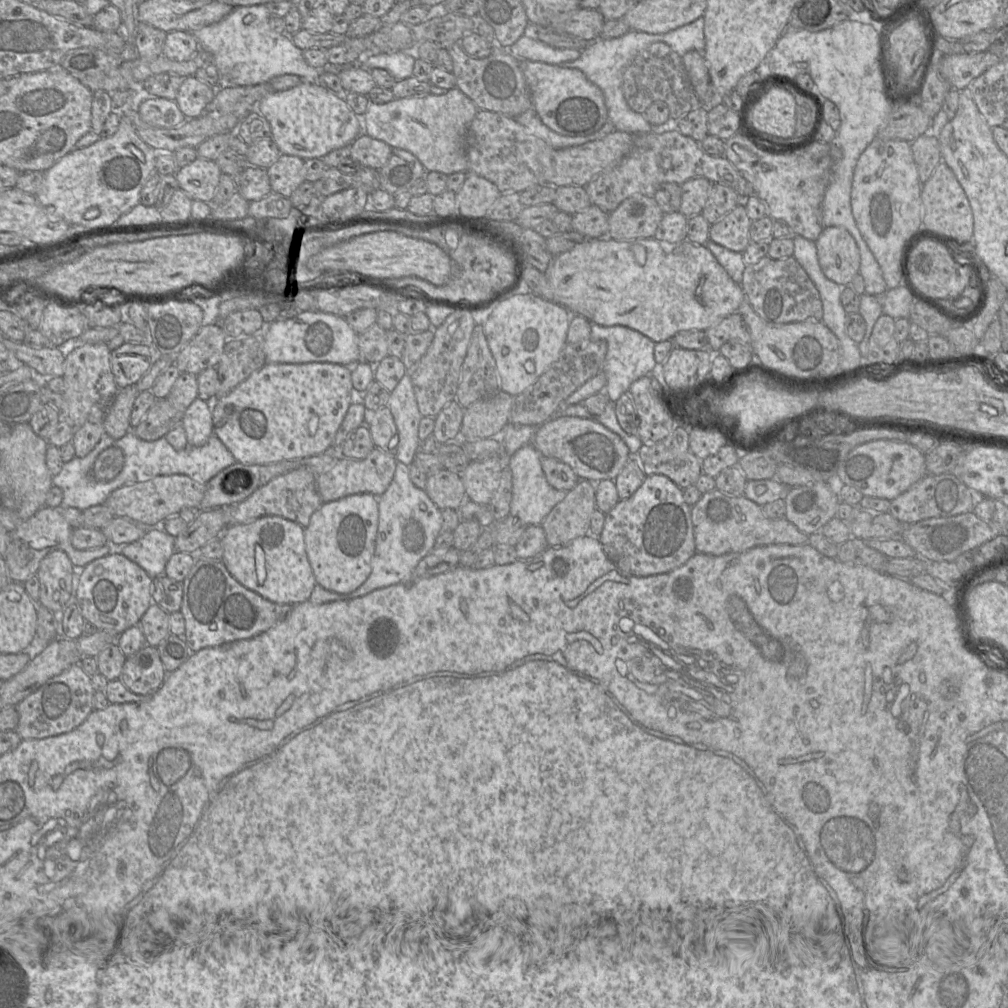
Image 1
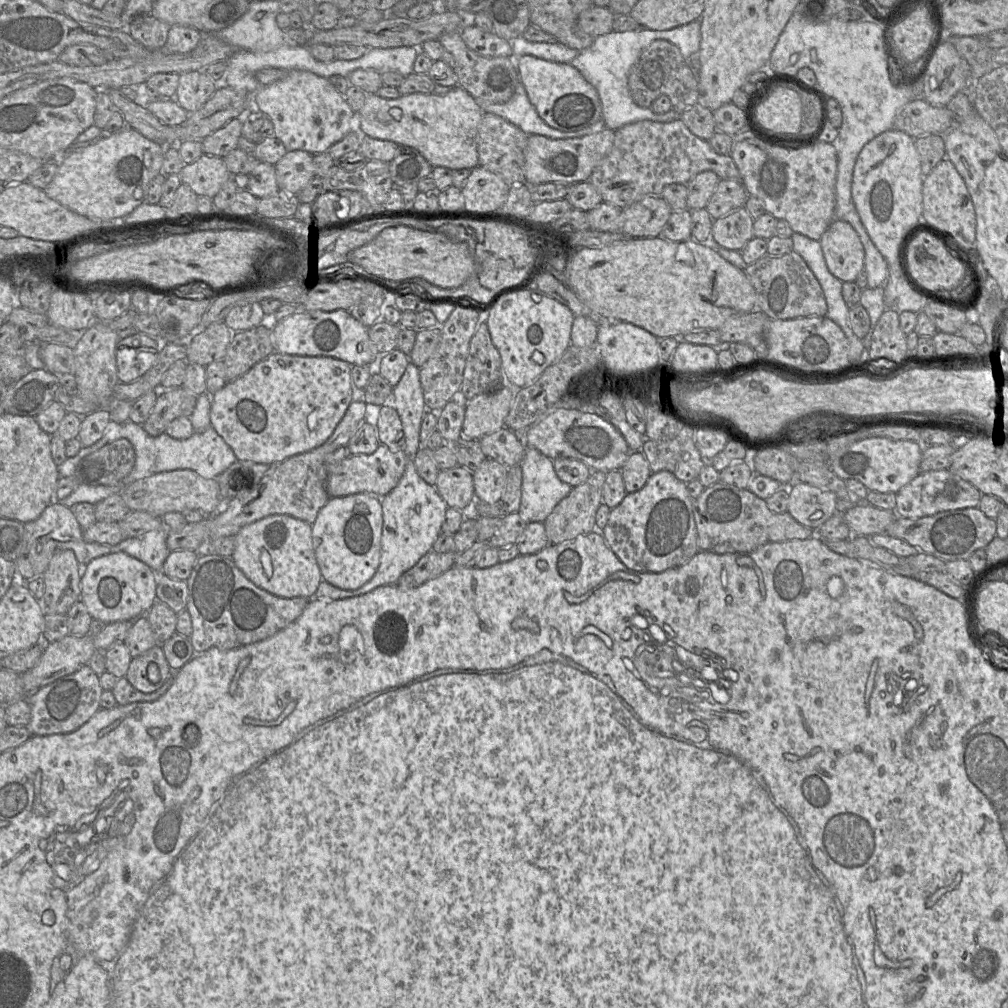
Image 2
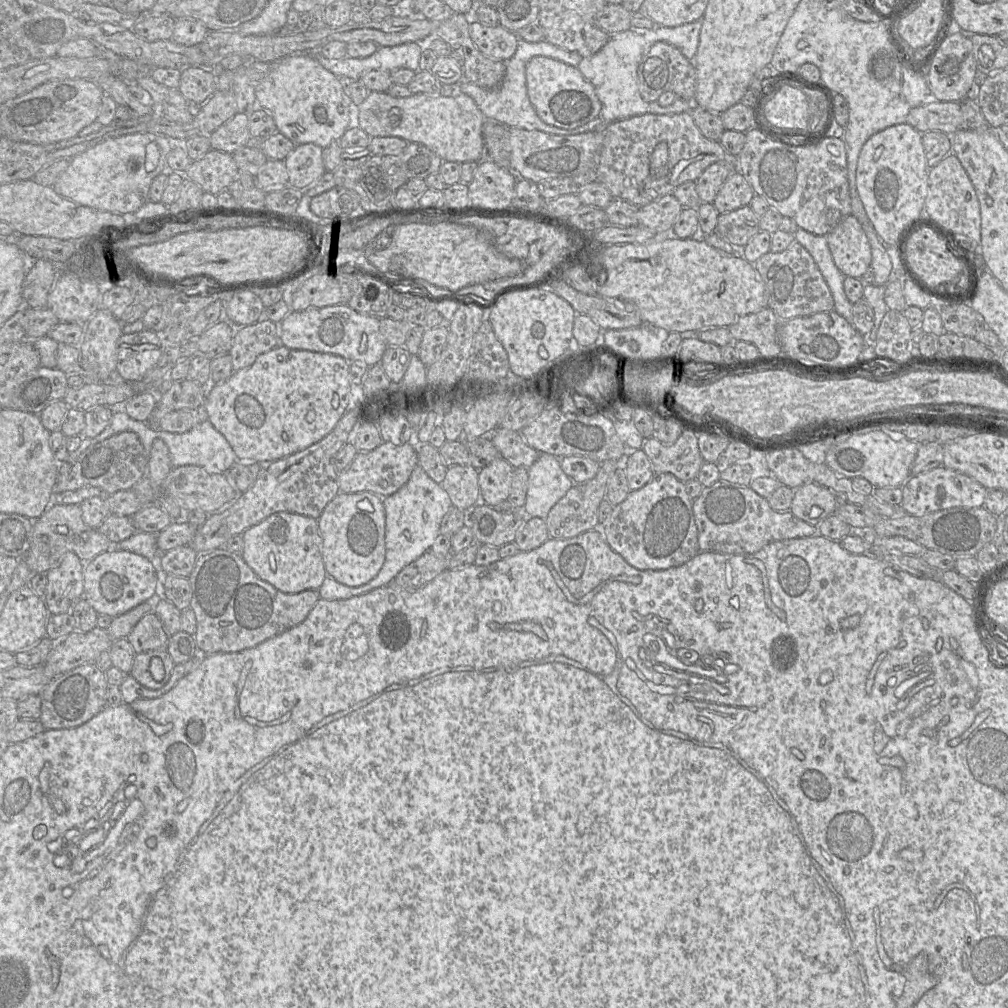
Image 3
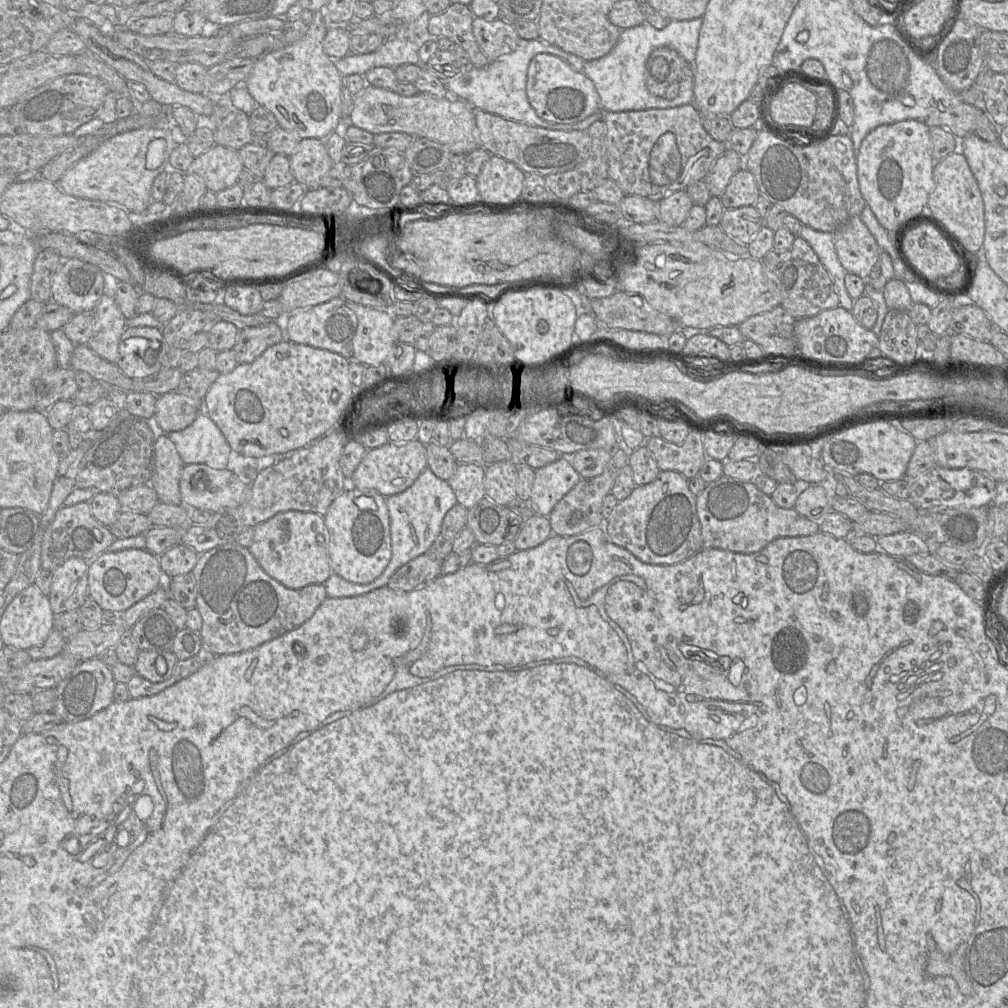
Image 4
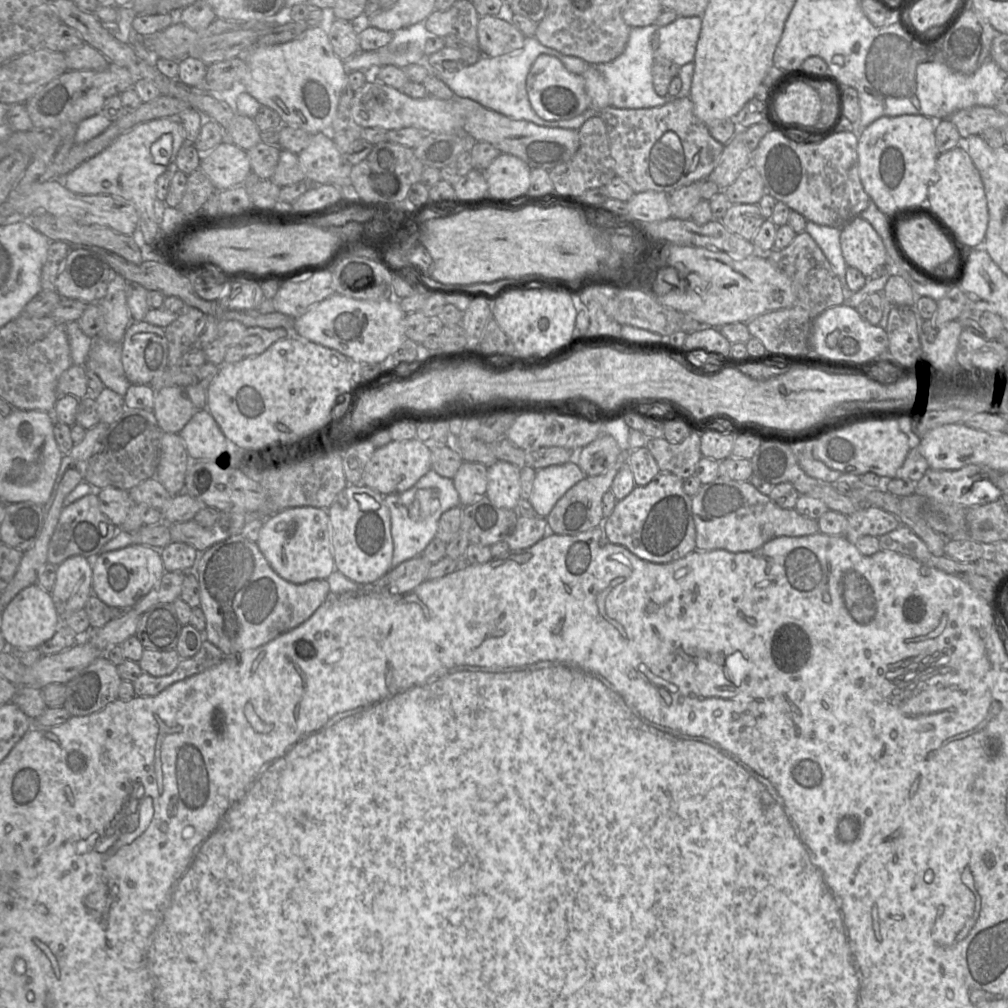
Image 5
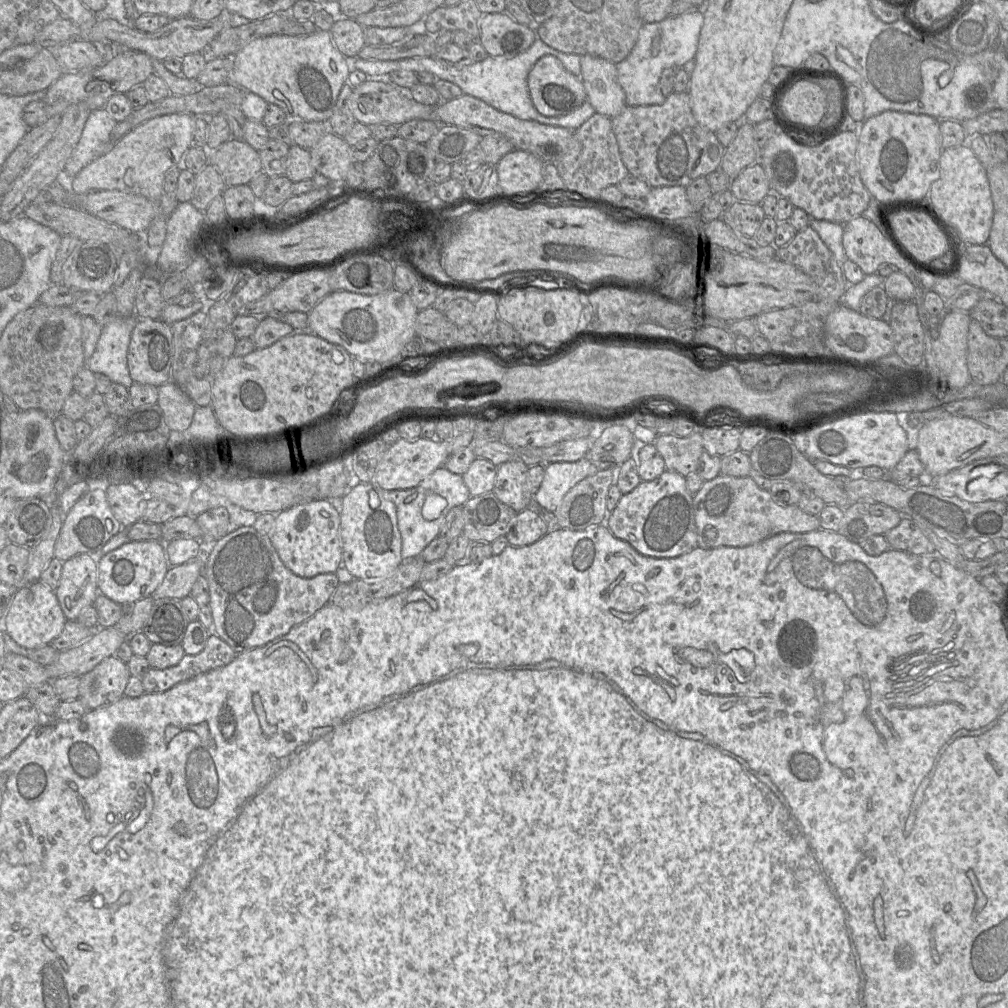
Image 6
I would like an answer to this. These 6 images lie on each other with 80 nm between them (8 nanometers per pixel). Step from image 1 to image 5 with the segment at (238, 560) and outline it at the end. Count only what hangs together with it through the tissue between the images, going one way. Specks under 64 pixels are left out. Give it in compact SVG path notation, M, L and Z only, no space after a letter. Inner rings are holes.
M294 507L270 515L265 519L256 543L273 570L292 583L327 579L336 568L330 519L323 508Z

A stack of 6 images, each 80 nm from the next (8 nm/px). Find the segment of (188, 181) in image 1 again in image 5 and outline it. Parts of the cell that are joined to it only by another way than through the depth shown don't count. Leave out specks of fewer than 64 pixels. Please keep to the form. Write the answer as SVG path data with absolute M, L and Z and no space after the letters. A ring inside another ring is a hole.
M222 142L203 153L199 168L208 176L216 191L243 185L251 172L246 151L231 142Z

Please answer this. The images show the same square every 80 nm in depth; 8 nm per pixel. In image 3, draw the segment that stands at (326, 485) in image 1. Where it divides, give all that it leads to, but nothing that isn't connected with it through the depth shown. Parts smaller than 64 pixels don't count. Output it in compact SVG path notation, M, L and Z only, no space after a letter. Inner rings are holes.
M382 442L374 450L358 452L350 466L339 473L339 490L344 493L371 492L386 498L408 482L417 465L417 445L414 442L402 445Z

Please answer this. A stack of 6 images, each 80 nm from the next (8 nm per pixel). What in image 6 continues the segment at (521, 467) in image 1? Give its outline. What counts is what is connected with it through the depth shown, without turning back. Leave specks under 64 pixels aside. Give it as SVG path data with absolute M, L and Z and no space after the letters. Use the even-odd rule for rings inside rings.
M586 457L575 462L553 462L544 465L545 475L534 494L534 502L553 513L577 483L599 471Z

